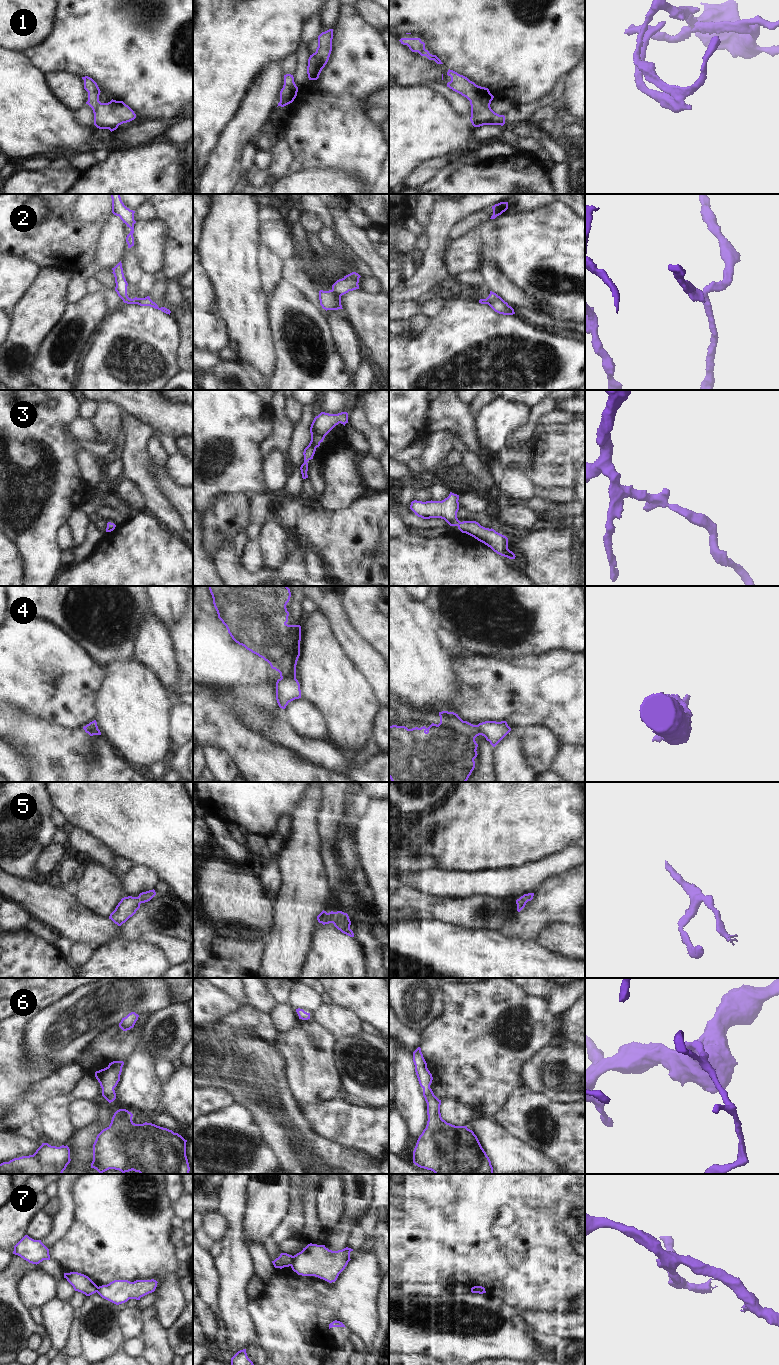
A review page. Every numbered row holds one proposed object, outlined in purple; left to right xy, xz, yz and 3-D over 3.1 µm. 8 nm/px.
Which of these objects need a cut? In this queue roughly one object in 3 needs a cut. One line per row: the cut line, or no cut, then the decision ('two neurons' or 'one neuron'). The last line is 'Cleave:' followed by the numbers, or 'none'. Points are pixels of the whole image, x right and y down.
1: no cut; one neuron
2: cut in xz along (331, 290), (340, 296); two neurons
3: no cut; one neuron
4: cut in xz along (295, 677), (281, 678); two neurons
5: no cut; one neuron
6: no cut; one neuron
7: cut in xz along (293, 1256), (293, 1261), (290, 1265); two neurons
Cleave: 2, 4, 7

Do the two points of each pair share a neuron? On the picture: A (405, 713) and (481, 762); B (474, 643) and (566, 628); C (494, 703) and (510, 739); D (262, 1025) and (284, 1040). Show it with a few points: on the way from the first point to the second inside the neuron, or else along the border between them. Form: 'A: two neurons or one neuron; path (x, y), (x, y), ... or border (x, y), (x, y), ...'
A: one neuron; path (424, 720), (432, 721), (462, 751)
B: one neuron; path (497, 628), (543, 628)
C: two neurons; border (523, 728), (513, 727), (511, 729)
D: two neurons; border (278, 1033), (273, 1043)

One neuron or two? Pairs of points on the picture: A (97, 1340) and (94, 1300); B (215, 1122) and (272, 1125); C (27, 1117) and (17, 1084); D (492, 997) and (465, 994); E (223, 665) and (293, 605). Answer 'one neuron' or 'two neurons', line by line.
A: one neuron
B: two neurons
C: two neurons
D: one neuron
E: one neuron

